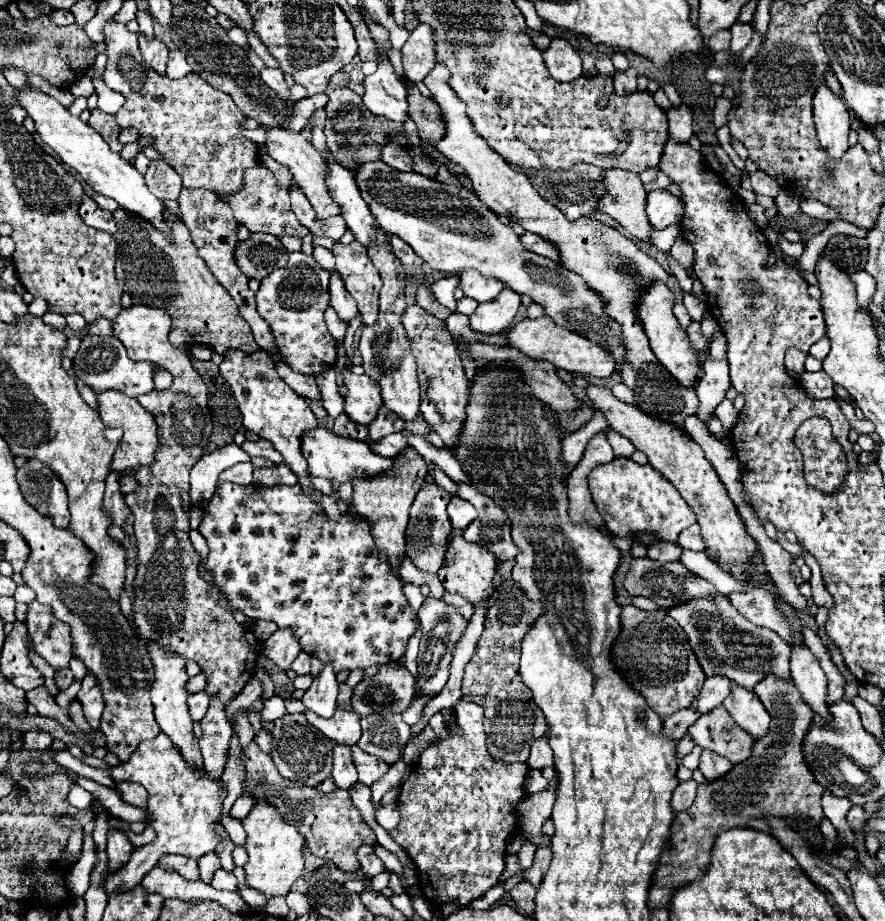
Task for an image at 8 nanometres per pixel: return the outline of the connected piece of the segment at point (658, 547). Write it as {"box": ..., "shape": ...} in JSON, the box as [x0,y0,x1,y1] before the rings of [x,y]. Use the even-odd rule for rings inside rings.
{"box":[648,543,682,563],"shape":[[[654,543],[652,547],[648,547],[648,557],[660,563],[680,561],[680,555],[682,555],[682,547],[674,543]]]}

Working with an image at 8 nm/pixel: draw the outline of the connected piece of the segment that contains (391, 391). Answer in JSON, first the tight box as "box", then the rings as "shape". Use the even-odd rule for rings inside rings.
{"box":[380,351,420,423],"shape":[[[408,351],[402,357],[400,371],[388,373],[380,379],[382,405],[396,413],[406,423],[420,415],[420,387],[416,379],[416,359]]]}

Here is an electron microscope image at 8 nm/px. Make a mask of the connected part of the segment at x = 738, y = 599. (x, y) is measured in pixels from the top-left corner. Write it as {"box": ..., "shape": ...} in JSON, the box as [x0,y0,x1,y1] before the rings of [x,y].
{"box":[730,589,792,641],"shape":[[[754,589],[750,593],[730,593],[730,603],[754,625],[768,627],[778,633],[784,641],[792,639],[792,629],[784,623],[784,615],[776,607],[776,595],[764,589]]]}

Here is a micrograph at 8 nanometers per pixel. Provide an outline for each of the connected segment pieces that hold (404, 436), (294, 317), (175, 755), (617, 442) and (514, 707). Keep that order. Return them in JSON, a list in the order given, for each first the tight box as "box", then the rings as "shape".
[{"box":[366,431,408,457],"shape":[[[400,431],[400,433],[394,433],[394,435],[386,435],[384,439],[380,441],[372,441],[370,437],[366,439],[368,445],[372,445],[372,451],[384,455],[384,457],[396,457],[400,455],[408,445],[408,433],[406,431]]]},{"box":[256,251,336,375],"shape":[[[294,251],[288,257],[284,269],[276,269],[272,275],[264,277],[256,293],[256,303],[260,315],[268,321],[276,347],[284,361],[296,373],[320,375],[334,367],[336,363],[336,341],[328,333],[324,311],[328,303],[328,279],[330,273],[316,267],[316,259],[302,251]]]},{"box":[86,733,228,895],"shape":[[[160,733],[152,741],[142,741],[132,757],[116,767],[110,767],[104,763],[104,759],[86,757],[88,765],[96,769],[104,769],[114,781],[132,781],[140,783],[148,791],[148,817],[150,825],[156,829],[158,839],[150,845],[144,845],[136,849],[130,857],[130,861],[124,865],[124,869],[118,869],[114,873],[108,873],[104,879],[104,891],[106,895],[112,895],[112,891],[130,891],[136,887],[142,877],[158,863],[158,859],[164,853],[180,853],[192,859],[200,859],[202,855],[214,851],[222,843],[222,835],[218,829],[222,829],[222,803],[228,795],[228,787],[222,779],[214,779],[204,769],[192,767],[184,755],[180,755],[178,747],[172,745],[168,735]]]},{"box":[606,431,636,457],"shape":[[[608,431],[606,439],[608,439],[608,443],[612,445],[616,457],[630,457],[630,455],[636,451],[636,447],[634,447],[626,437],[622,437],[622,435],[616,433],[616,431]]]},{"box":[462,587,548,763],"shape":[[[518,587],[502,593],[500,599],[486,613],[484,633],[464,671],[462,699],[478,703],[484,709],[488,751],[506,763],[526,761],[534,739],[546,735],[548,731],[542,711],[534,705],[530,689],[524,685],[518,673],[522,637],[536,621],[540,611],[542,605],[530,601]]]}]

